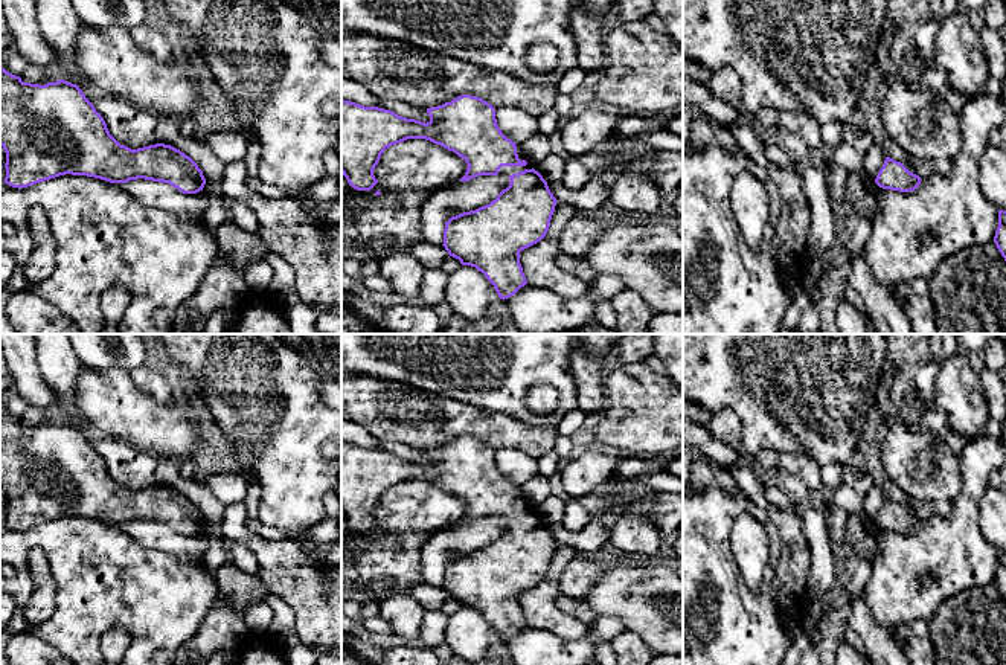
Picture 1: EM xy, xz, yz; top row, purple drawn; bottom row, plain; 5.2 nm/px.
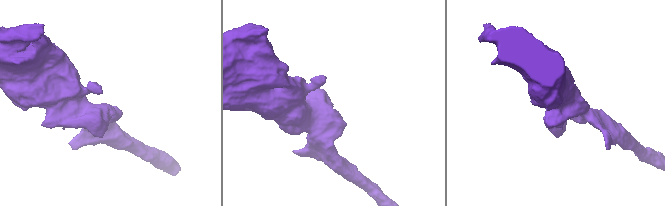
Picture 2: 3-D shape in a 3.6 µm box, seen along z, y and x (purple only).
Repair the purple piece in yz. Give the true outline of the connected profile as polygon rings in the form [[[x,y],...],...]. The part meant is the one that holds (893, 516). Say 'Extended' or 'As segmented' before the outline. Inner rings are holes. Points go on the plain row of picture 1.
As segmented. [[[886,499],[875,525],[883,531],[911,534],[921,526],[921,519],[910,514],[901,503]]]

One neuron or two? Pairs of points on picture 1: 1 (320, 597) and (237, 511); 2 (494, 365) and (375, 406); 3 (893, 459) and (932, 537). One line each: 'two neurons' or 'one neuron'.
1: one neuron
2: two neurons
3: two neurons

